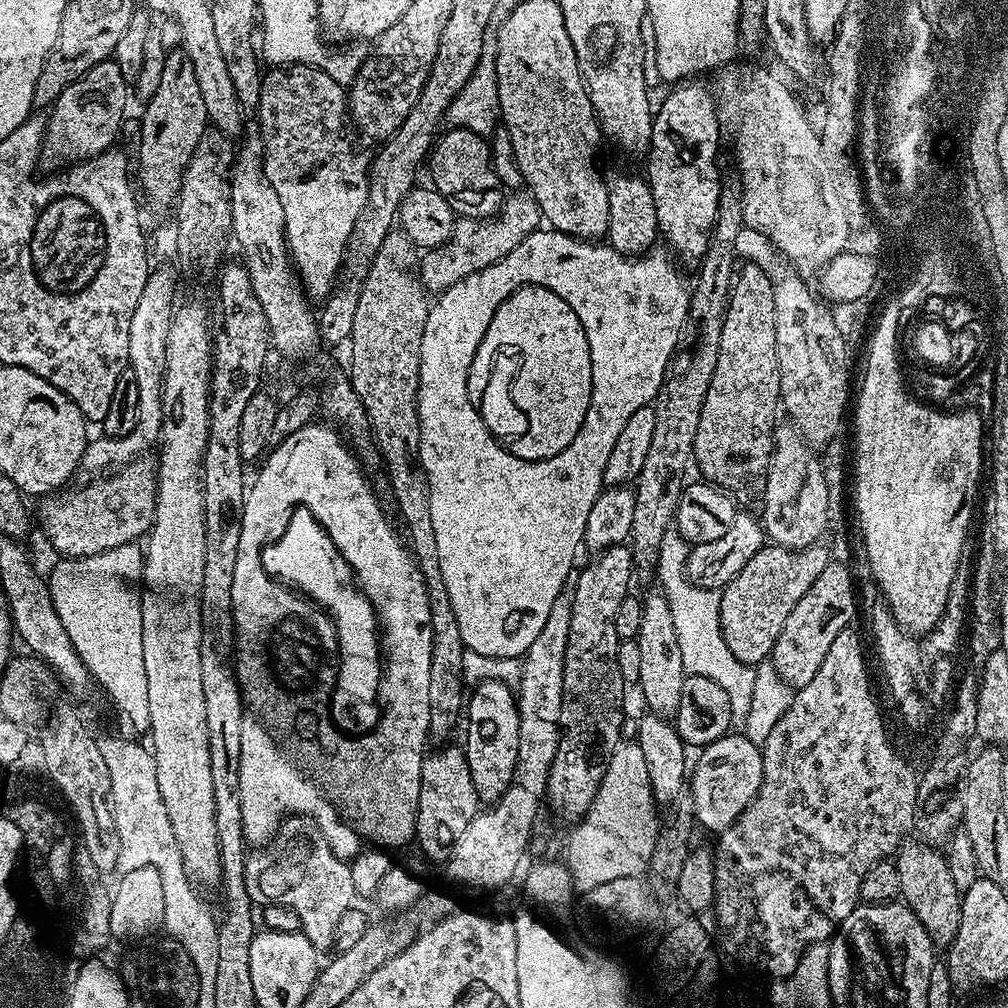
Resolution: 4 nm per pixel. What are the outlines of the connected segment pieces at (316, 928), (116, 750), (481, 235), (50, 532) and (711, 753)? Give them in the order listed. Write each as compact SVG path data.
M292 814L285 819L275 836L259 849L257 854L249 855L246 862L246 890L250 894L253 905L281 904L300 919L300 931L309 942L316 947L317 953L324 954L327 948L334 945L334 929L338 926L338 918L346 914L346 910L353 907L357 899L354 882L350 879L350 863L345 857L334 854L321 834L315 822L303 814Z
M103 738L97 744L110 772L112 817L119 837L120 864L131 868L154 866L160 874L164 893L165 916L163 931L184 948L196 971L196 982L201 989L211 990L218 975L218 920L200 901L197 889L184 872L181 848L177 846L165 803L158 791L157 767L151 751L134 741L137 739Z
M520 190L515 194L505 195L499 212L486 220L457 219L451 240L429 248L423 253L418 268L422 273L425 289L429 293L439 294L454 286L460 280L470 278L470 274L486 270L486 266L497 264L522 238L526 238L541 227L542 217L538 202L527 191Z
M137 458L103 478L93 479L96 480L93 484L77 492L64 490L43 501L40 524L57 557L82 560L85 556L97 556L147 537L152 531L152 523L156 521L158 467L155 459L148 459Z
M729 734L718 738L713 744L707 744L699 753L700 761L695 761L690 772L690 796L692 801L690 807L694 813L694 820L697 825L709 828L712 834L725 832L741 814L750 806L750 802L758 794L762 782L762 748L750 742L743 734Z

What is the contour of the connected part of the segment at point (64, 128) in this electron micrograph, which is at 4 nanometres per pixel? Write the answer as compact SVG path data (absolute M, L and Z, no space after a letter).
M109 58L98 66L86 70L86 74L80 80L74 81L51 105L50 113L46 120L46 135L44 137L42 152L45 157L53 156L63 162L83 162L91 157L98 156L102 152L109 151L120 132L120 123L124 120L124 107L128 104L128 92L130 96L130 82L118 70L115 59Z

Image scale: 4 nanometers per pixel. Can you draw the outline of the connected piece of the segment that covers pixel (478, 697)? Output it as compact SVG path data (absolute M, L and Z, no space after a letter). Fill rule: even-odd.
M484 680L466 700L466 720L468 716L468 744L463 745L466 758L470 762L470 778L474 778L474 790L481 801L494 802L510 786L514 774L514 762L518 762L518 722L520 710L517 697L500 680Z

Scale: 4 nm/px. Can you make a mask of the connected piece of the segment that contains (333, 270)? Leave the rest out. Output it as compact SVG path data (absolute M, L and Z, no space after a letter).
M305 64L276 66L271 71L264 76L258 109L258 131L264 139L264 169L266 178L270 178L270 186L278 193L278 202L282 202L288 255L305 293L313 301L320 302L334 291L336 275L339 272L341 275L352 231L366 206L370 156L359 152L348 137L350 117L345 85L334 82L334 78L320 68Z

